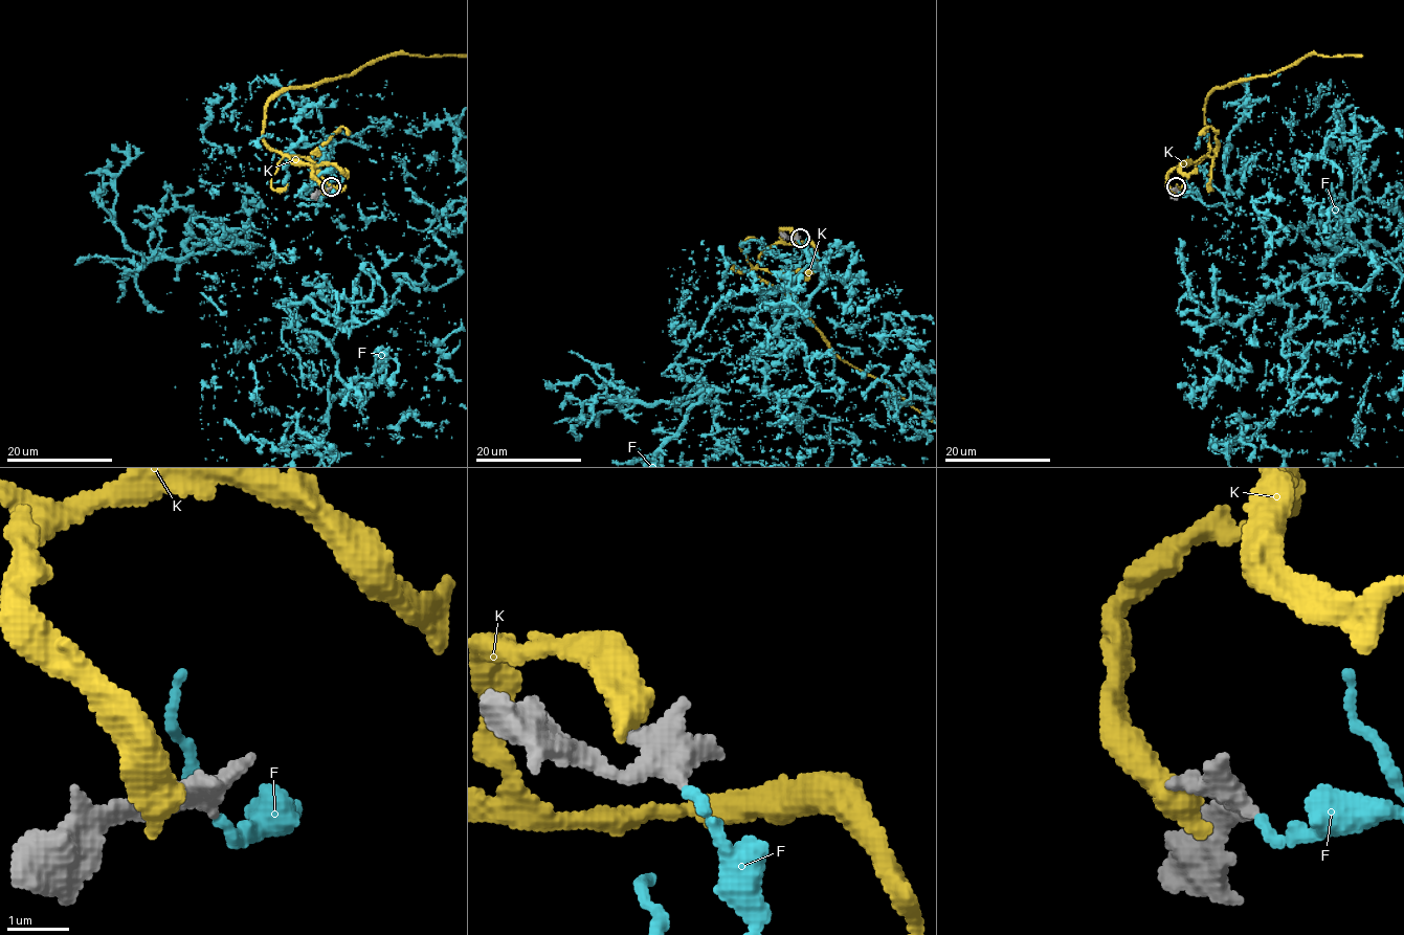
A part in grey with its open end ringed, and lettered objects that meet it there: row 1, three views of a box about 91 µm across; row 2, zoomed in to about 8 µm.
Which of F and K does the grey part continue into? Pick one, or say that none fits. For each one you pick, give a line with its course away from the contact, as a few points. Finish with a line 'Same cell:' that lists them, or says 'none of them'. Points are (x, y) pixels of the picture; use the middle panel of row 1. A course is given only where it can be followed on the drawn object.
Same cell: none of them

